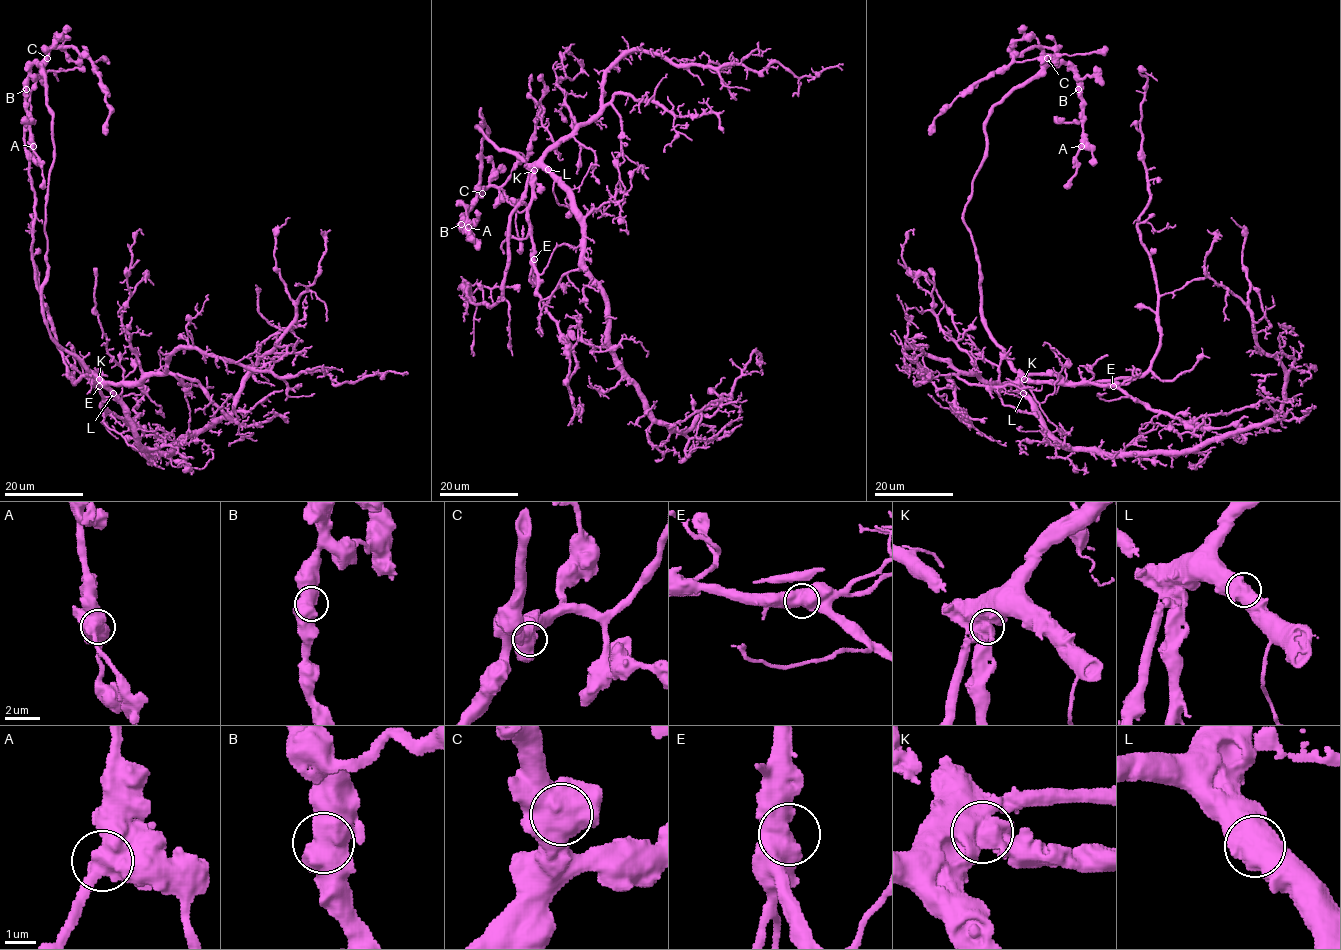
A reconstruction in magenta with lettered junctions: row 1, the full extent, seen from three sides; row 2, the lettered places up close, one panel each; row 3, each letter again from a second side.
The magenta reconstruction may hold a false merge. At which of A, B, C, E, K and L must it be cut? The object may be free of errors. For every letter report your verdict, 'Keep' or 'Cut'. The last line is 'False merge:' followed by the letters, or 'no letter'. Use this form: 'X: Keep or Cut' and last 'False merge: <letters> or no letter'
A: Keep
B: Keep
C: Keep
E: Keep
K: Cut
L: Keep
False merge: K

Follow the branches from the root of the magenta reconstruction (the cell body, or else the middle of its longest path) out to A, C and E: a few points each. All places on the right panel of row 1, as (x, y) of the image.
A: (1022, 387), (986, 328), (963, 212), (989, 110), (1049, 65), (1065, 64), (1077, 79), (1081, 146)
C: (1022, 387), (1021, 373), (986, 328), (976, 249), (963, 212), (984, 155), (989, 110), (1024, 86), (1047, 58)
E: (1022, 387), (1024, 381), (1113, 386)

